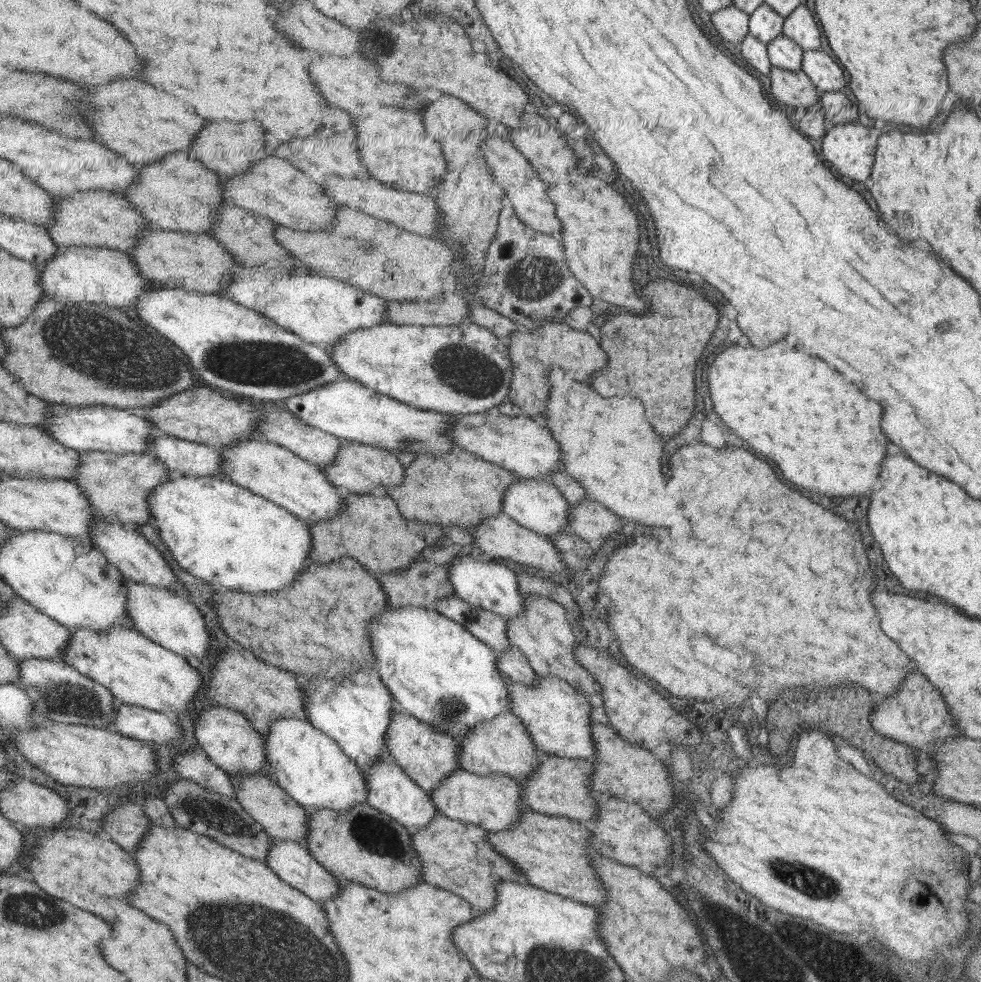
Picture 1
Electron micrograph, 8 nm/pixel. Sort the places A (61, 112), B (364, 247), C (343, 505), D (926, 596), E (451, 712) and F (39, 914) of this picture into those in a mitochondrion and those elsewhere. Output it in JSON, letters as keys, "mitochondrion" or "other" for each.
{"A":"mitochondrion","B":"mitochondrion","C":"other","D":"other","E":"mitochondrion","F":"mitochondrion"}

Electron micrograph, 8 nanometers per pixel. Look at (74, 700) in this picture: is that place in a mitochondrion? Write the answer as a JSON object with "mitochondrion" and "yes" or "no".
{"mitochondrion":"yes"}

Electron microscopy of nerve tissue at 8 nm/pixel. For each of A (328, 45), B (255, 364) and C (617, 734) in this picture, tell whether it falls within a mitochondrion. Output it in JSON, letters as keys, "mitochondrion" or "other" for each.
{"A":"other","B":"mitochondrion","C":"other"}

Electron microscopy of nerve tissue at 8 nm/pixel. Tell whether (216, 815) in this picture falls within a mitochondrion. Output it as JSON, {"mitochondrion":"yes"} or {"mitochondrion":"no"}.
{"mitochondrion":"yes"}

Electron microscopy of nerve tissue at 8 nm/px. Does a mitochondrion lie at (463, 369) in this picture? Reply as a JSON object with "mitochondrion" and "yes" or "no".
{"mitochondrion":"yes"}

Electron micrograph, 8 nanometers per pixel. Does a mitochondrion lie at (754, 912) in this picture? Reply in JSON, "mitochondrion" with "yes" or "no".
{"mitochondrion":"no"}

